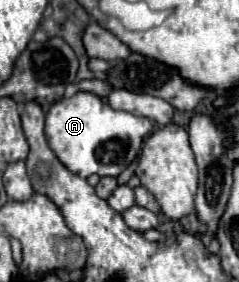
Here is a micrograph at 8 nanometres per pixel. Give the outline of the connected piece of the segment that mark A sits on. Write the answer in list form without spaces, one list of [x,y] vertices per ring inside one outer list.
[[[88,91],[56,101],[46,113],[46,139],[56,157],[80,177],[118,177],[142,151],[144,137],[152,133],[148,117],[136,117],[128,111],[116,111]]]

